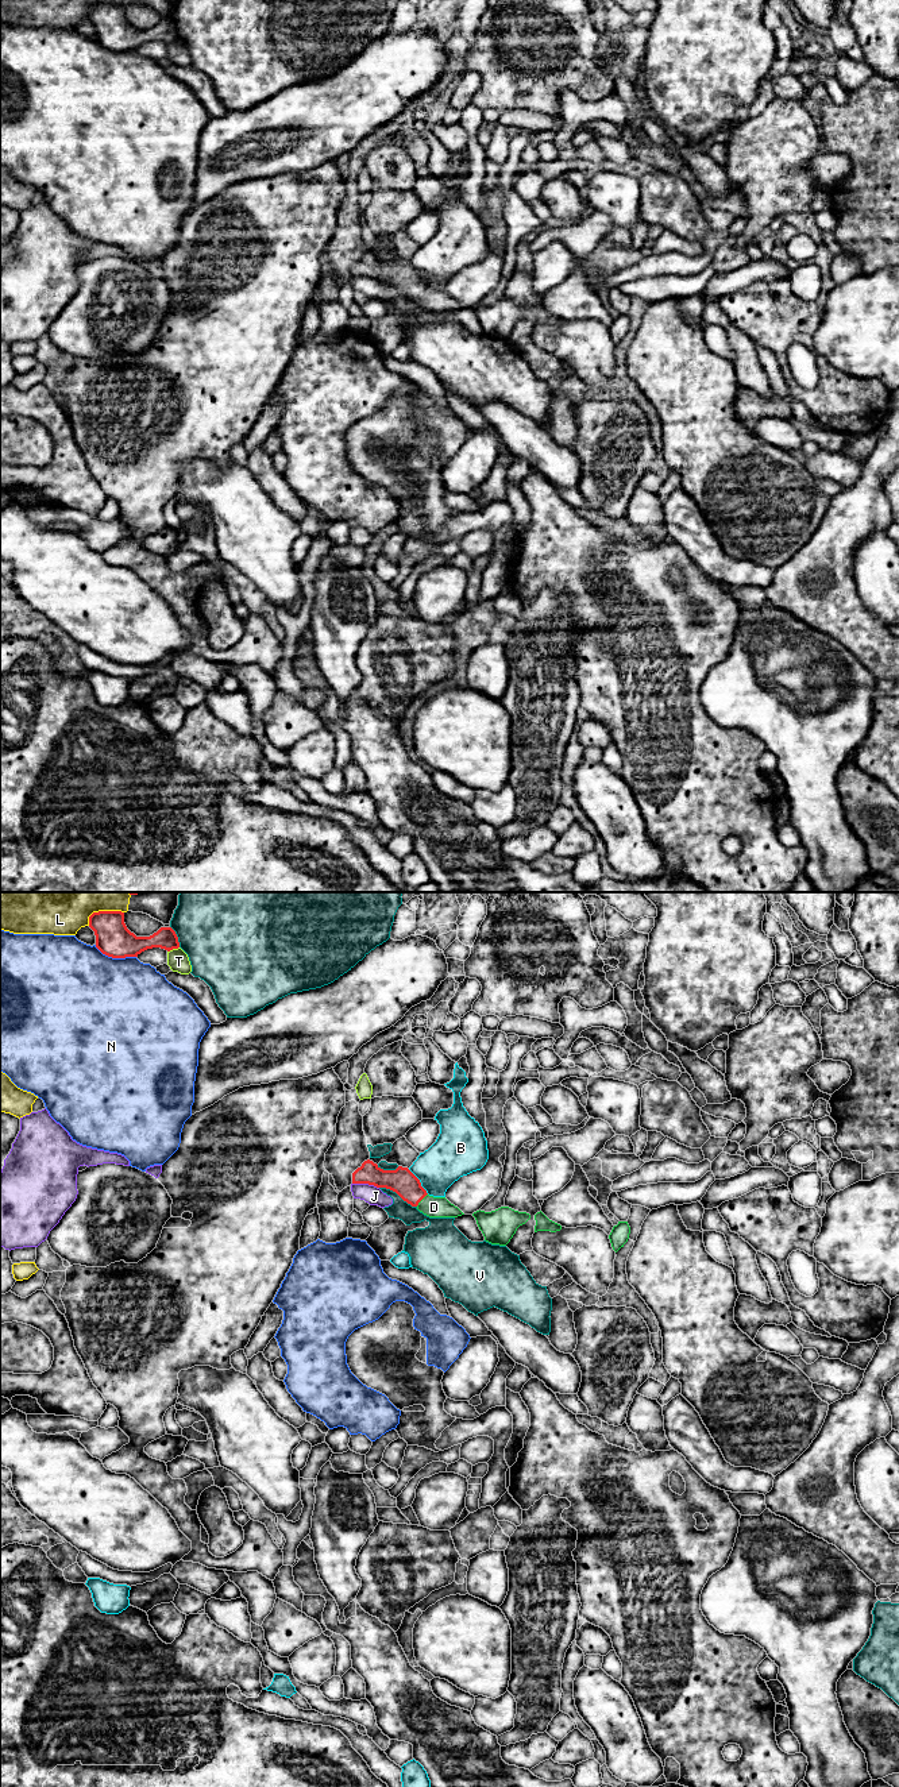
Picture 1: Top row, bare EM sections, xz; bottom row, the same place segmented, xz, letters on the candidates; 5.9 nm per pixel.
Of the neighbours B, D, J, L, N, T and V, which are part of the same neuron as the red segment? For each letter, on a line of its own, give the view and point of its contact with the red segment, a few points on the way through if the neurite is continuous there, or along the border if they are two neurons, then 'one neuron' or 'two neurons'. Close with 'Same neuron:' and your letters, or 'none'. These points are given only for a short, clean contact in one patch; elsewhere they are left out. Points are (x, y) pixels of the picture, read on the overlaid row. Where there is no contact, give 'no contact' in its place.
B: contact xz (419, 1181); two neurons
D: contact xz (421, 1199); way xz (402, 1181), (421, 1199), (433, 1207); one neuron
J: contact xz (366, 1183); two neurons
L: contact xz (101, 911); two neurons
N: contact xz (115, 957); two neurons
T: contact xz (173, 948); two neurons
V: contact xz (398, 1195); two neurons
Same neuron: D

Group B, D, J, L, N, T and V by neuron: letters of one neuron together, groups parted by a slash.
B / D / J / L T / N / V

